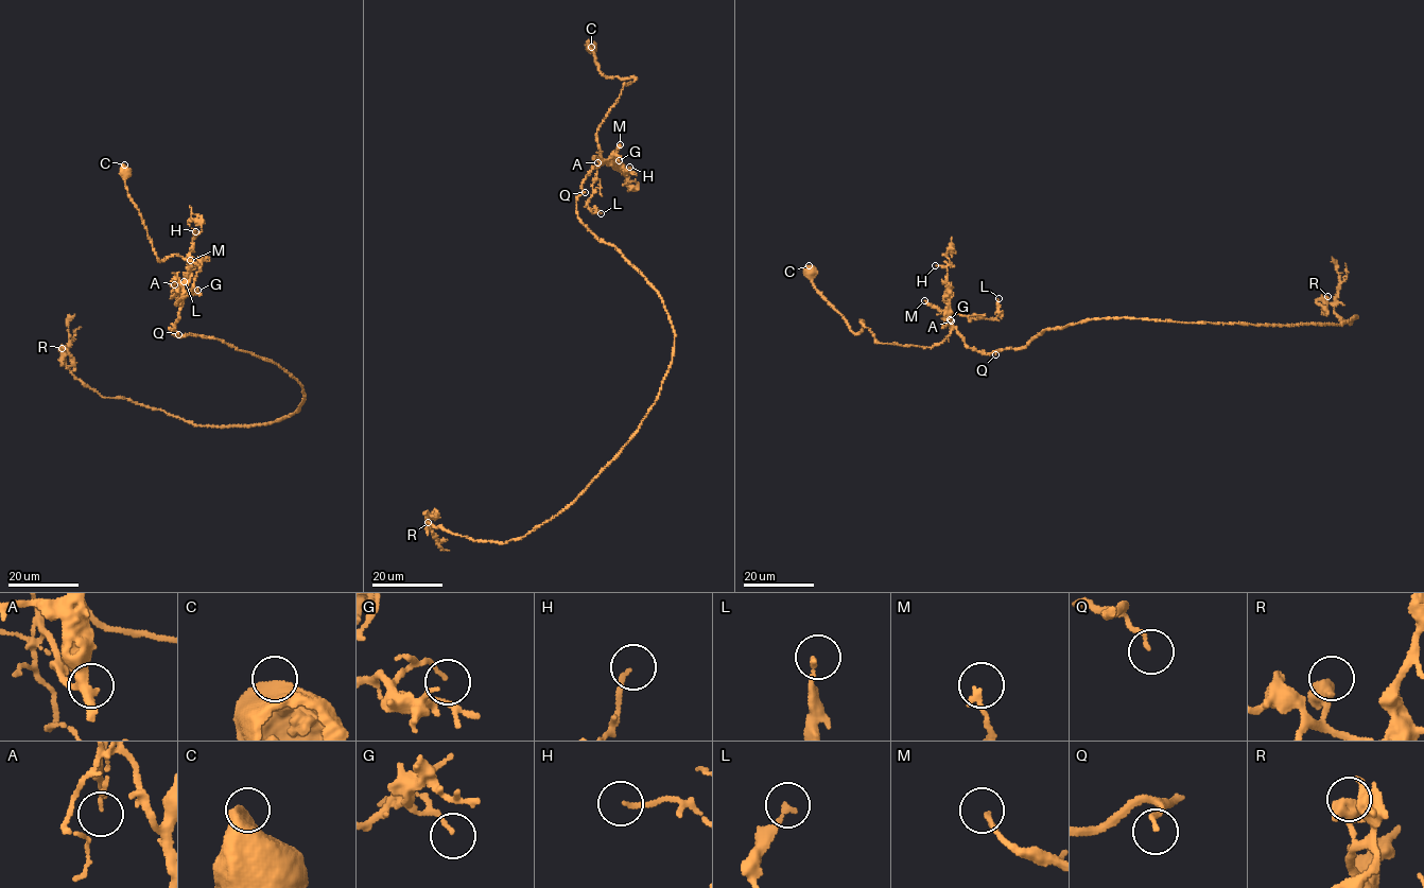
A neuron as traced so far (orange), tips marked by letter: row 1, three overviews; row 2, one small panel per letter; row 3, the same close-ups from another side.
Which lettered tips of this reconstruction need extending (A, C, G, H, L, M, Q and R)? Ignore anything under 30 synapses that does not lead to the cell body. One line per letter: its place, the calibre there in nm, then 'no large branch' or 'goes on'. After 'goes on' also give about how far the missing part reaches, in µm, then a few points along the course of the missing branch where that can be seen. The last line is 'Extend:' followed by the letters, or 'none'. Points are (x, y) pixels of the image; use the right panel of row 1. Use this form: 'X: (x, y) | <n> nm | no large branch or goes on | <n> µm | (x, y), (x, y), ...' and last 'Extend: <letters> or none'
A: (951, 320) | 80 nm | no large branch
C: (809, 265) | 650 nm | no large branch
G: (950, 319) | 110 nm | no large branch
H: (935, 265) | 150 nm | no large branch
L: (999, 298) | 160 nm | no large branch
M: (924, 300) | 160 nm | no large branch
Q: (995, 354) | 130 nm | no large branch
R: (1327, 296) | 550 nm | no large branch
Extend: none

